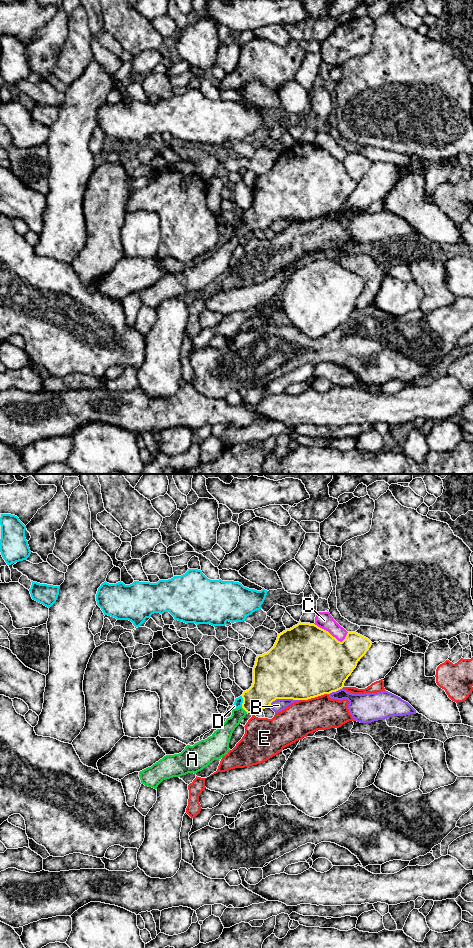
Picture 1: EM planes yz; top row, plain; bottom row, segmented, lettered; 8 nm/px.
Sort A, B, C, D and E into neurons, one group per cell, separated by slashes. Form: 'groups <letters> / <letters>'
groups A / B / C / D / E

